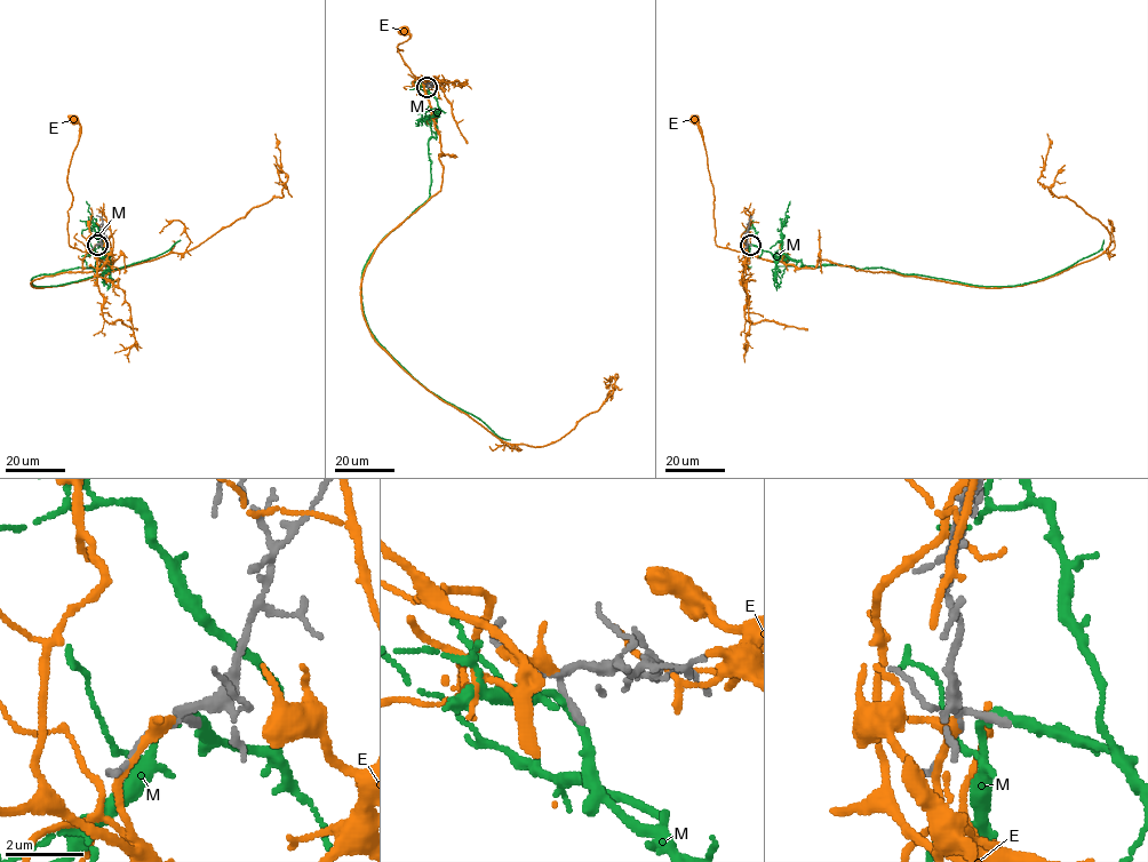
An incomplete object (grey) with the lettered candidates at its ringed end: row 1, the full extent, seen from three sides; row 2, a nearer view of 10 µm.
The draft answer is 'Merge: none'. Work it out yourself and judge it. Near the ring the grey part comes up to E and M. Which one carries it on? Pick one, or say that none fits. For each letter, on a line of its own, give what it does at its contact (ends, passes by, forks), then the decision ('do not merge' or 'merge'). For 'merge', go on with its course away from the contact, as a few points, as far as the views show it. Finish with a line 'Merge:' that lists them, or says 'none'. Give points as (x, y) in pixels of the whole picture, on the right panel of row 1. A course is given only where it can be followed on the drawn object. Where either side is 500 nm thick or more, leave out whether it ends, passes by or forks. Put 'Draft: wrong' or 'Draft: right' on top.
Draft: wrong
E: it passes by; do not merge
M: it passes by; merge; course (750, 245), (799, 261), (800, 266), (882, 268), (1003, 286), (1054, 273), (1098, 252), (1103, 240)
Merge: M

